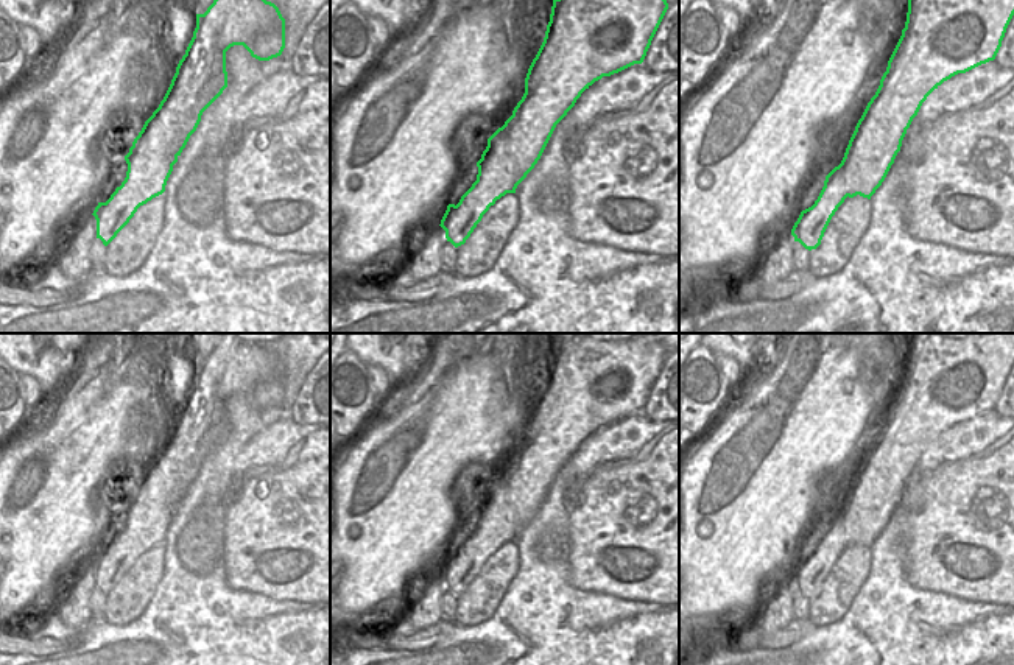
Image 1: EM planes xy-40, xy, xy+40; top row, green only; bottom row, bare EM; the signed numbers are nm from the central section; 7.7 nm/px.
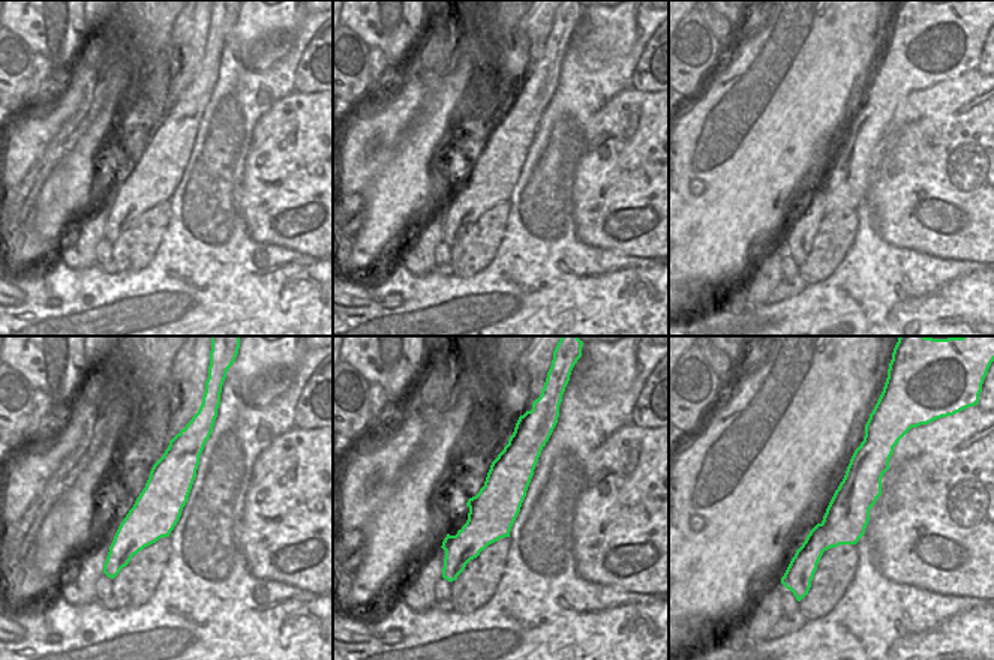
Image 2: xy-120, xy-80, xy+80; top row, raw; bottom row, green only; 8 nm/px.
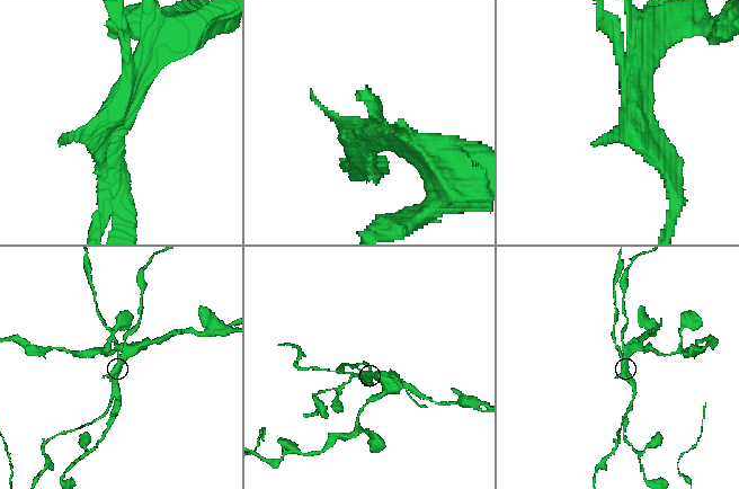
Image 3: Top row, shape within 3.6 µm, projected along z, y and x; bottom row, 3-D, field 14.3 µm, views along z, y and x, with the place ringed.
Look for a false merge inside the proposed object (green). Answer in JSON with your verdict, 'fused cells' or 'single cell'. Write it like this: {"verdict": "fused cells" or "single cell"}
{"verdict": "fused cells"}

